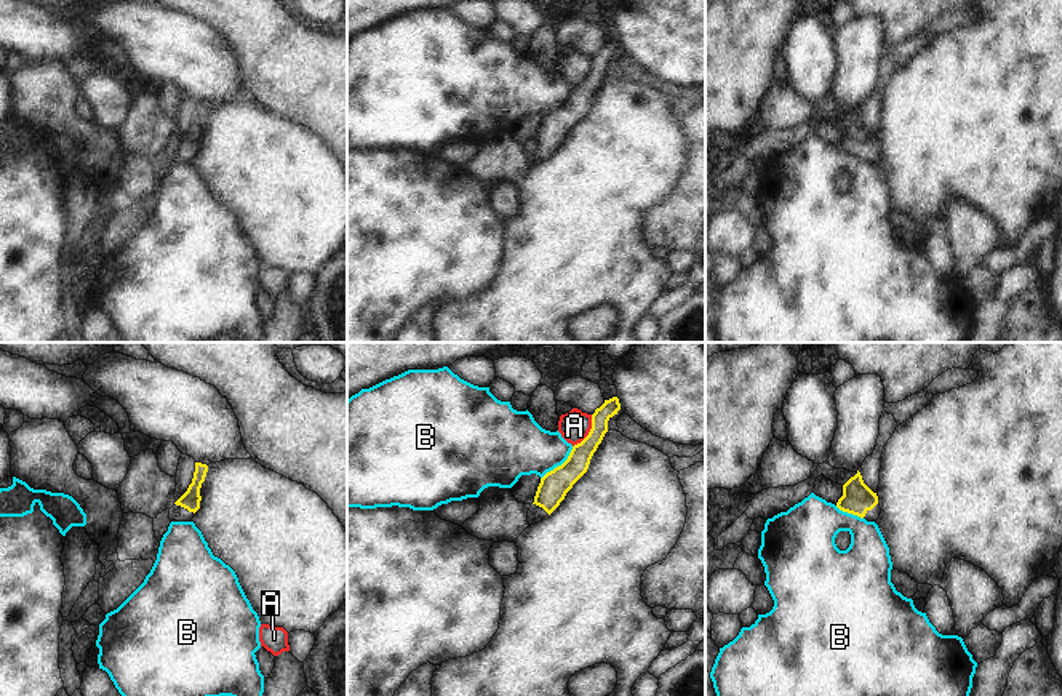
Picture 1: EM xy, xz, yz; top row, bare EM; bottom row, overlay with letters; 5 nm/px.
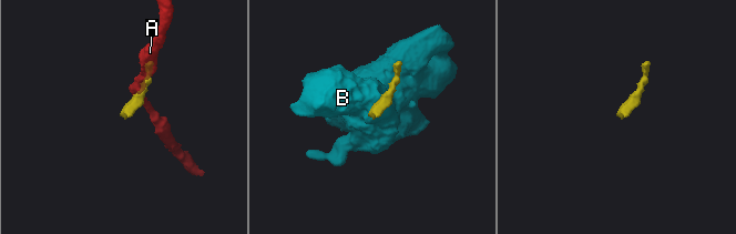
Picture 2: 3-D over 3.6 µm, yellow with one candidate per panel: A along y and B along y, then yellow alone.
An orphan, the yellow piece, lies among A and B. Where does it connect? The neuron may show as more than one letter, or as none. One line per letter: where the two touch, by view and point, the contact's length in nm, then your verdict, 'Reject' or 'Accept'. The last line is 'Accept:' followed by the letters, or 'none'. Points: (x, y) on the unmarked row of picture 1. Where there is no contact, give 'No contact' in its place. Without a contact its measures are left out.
A: Touches yellow at xz (589, 74). Shared border 190 nm. Reject
B: Touches yellow at xz (558, 108). Shared border 240 nm. Reject
Accept: none.

